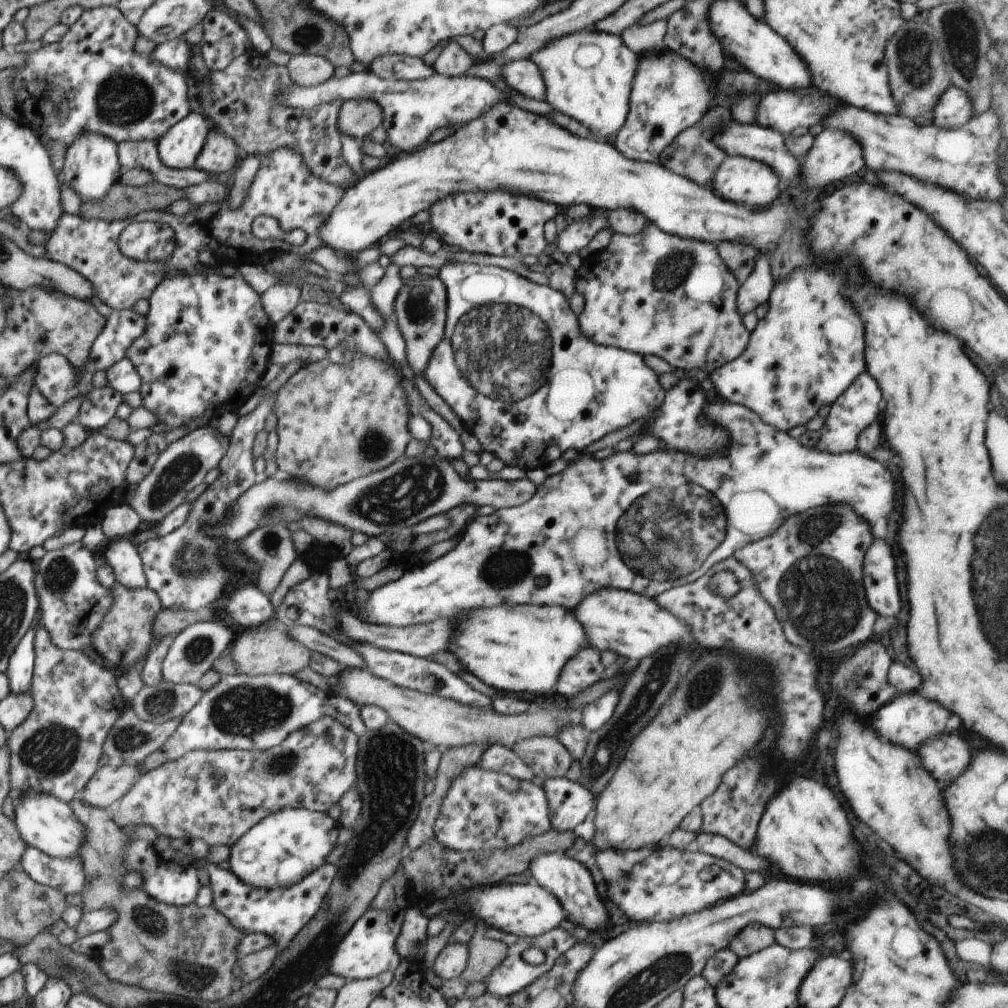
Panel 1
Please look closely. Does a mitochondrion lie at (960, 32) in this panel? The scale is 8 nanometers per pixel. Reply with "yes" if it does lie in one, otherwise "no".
yes

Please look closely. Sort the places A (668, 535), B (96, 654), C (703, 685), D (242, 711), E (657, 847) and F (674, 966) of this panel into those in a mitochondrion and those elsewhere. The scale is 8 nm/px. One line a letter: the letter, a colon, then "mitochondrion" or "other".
A: mitochondrion
B: other
C: mitochondrion
D: mitochondrion
E: other
F: mitochondrion

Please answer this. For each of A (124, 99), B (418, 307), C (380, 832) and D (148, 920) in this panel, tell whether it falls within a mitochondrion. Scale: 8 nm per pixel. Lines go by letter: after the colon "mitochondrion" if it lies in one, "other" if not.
A: mitochondrion
B: mitochondrion
C: mitochondrion
D: mitochondrion

